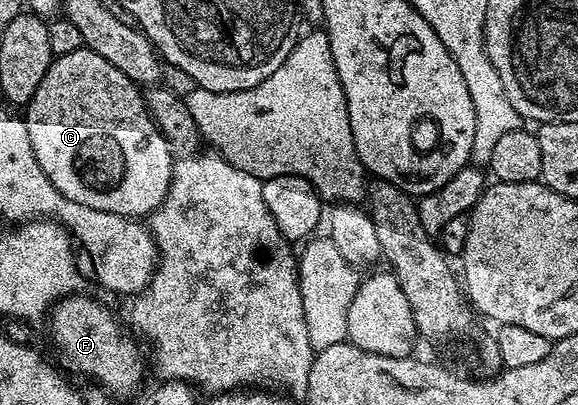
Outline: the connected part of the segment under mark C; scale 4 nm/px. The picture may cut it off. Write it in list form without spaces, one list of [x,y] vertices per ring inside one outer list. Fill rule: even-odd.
[[[86,47],[75,50],[75,54],[63,54],[56,57],[49,64],[47,74],[43,74],[43,82],[39,82],[39,90],[35,90],[31,102],[24,105],[23,119],[27,126],[27,134],[31,137],[31,150],[35,150],[35,162],[39,162],[43,174],[47,174],[51,186],[55,186],[55,190],[59,190],[59,194],[63,194],[63,198],[67,198],[79,206],[91,206],[91,210],[107,210],[107,214],[119,214],[134,218],[148,217],[149,213],[154,212],[163,202],[173,177],[175,163],[173,151],[167,146],[167,138],[163,138],[163,134],[155,126],[155,122],[145,106],[142,89],[134,84],[131,78],[127,78],[127,74],[123,74],[123,70],[115,70],[115,66],[111,66],[111,62],[107,62],[107,58],[99,58],[99,54],[95,54]]]

